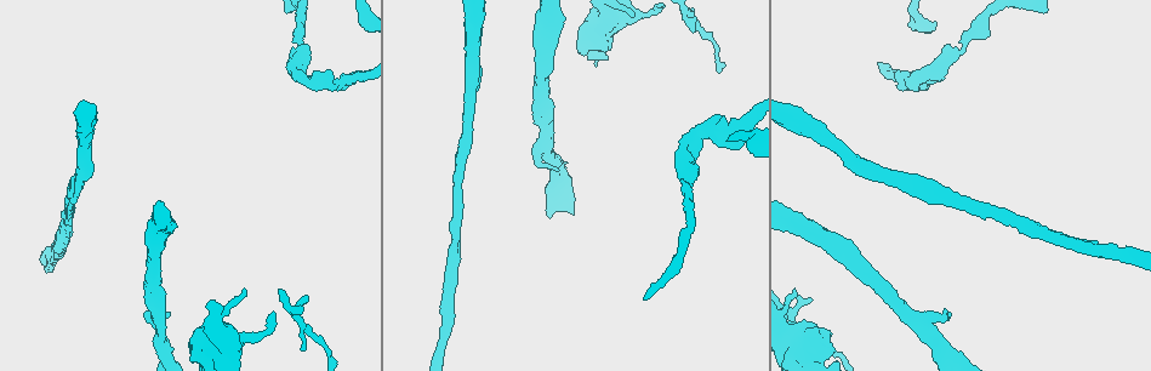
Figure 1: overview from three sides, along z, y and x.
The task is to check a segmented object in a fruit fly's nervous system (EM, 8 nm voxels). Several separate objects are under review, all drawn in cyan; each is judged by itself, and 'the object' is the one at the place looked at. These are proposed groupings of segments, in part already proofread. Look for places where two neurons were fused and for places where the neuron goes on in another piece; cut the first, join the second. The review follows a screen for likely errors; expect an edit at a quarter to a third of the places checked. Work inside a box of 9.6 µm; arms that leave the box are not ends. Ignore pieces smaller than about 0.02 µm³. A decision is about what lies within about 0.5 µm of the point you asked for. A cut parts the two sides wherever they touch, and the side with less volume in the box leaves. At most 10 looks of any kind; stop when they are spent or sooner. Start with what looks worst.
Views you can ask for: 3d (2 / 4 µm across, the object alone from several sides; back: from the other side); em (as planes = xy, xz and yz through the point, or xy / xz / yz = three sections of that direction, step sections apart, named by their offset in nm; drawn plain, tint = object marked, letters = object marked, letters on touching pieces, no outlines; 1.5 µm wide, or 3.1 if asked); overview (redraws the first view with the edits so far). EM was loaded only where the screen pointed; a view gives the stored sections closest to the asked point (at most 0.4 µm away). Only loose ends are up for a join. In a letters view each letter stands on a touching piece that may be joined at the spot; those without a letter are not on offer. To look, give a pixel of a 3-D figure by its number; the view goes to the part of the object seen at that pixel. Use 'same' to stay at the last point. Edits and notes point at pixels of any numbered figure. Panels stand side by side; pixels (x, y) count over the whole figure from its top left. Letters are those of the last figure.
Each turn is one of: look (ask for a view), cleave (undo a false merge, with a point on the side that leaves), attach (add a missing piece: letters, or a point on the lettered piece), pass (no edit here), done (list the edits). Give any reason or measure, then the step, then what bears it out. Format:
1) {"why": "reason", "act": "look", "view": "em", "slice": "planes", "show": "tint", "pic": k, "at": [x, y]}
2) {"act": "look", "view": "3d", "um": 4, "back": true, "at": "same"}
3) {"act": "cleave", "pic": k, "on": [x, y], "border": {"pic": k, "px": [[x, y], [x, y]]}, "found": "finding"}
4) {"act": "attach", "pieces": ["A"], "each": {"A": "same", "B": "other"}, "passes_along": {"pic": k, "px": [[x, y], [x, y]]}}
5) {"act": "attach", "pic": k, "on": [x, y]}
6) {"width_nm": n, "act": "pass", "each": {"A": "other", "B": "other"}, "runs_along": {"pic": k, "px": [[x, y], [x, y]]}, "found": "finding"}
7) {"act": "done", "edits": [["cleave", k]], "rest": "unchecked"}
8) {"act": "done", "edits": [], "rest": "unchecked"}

{"why": "thick end", "act": "look", "view": "em", "um": 3.1, "slice": "yz", "step": 16, "show": "tint", "pic": 1, "at": [832, 349]}

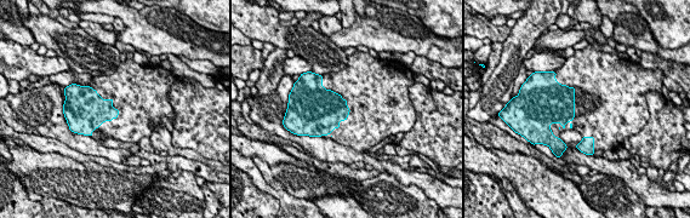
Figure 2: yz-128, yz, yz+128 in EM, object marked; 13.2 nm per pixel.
{"why": "what lies round it", "act": "look", "view": "em", "um": 3.1, "slice": "yz", "step": 16, "show": "letters", "at": "same"}

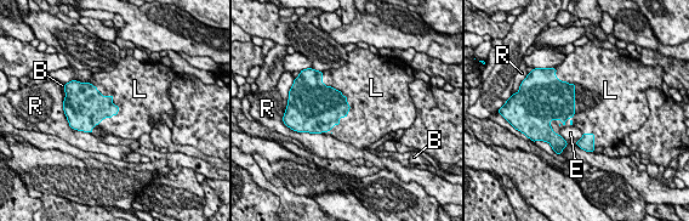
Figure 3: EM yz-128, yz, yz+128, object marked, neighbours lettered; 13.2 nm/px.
{"longest_contact_nm": ["L", 700], "act": "attach", "pieces": ["L"], "each": {"B": "other", "E": "other", "L": "same", "R": "other"}, "found": "the neuron continues"}

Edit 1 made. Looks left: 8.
{"why": "tapers out", "act": "look", "view": "em", "slice": "planes", "show": "letters", "pic": 1, "at": [305, 301]}

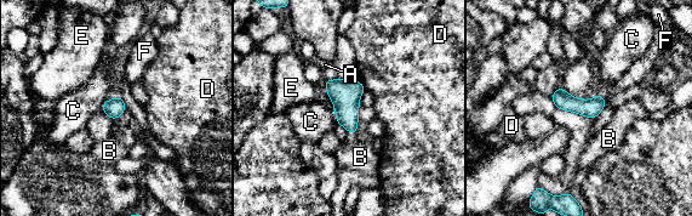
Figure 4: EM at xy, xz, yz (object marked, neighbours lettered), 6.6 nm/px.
{"act": "pass", "each": {"A": "other", "B": "other", "C": "other", "D": "other", "E": "other", "F": "other"}, "runs_along": {"pic": 4, "px": [[555, 97], [573, 104], [601, 104]]}, "found": "none of them fits"}

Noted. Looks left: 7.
{"why": "redraw", "act": "look", "view": "overview"}

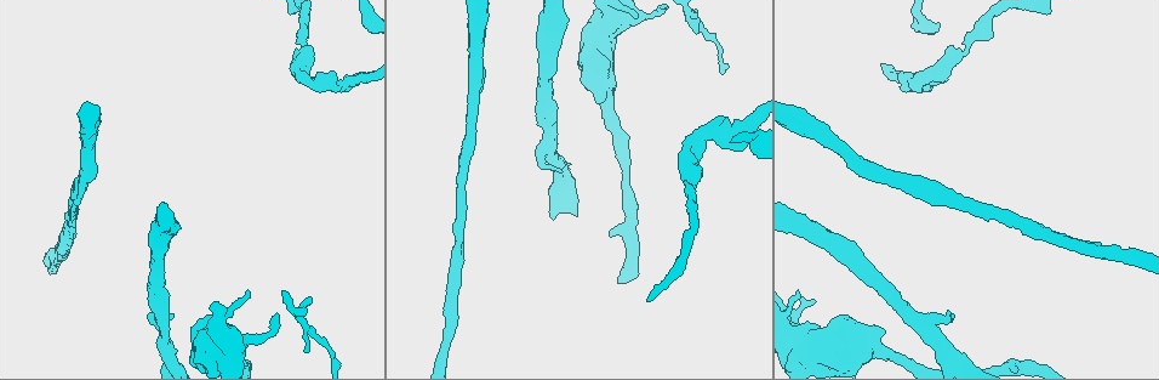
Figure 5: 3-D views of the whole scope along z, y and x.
{"act": "look", "view": "em", "slice": "planes", "show": "letters", "pic": 5, "at": [691, 175]}

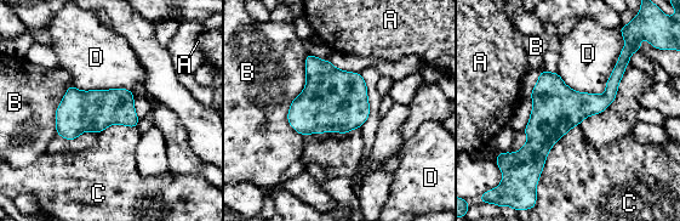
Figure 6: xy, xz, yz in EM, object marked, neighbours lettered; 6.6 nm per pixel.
{"width_nm": 280, "longest_contact_nm": ["B", 550], "act": "pass", "each": {"A": "other", "B": "other", "C": "other", "D": "other"}, "found": "one neuron here"}

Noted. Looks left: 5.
{"why": "sudden change in width", "act": "look", "view": "3d", "um": 2, "back": true, "pic": 5, "at": [160, 325]}

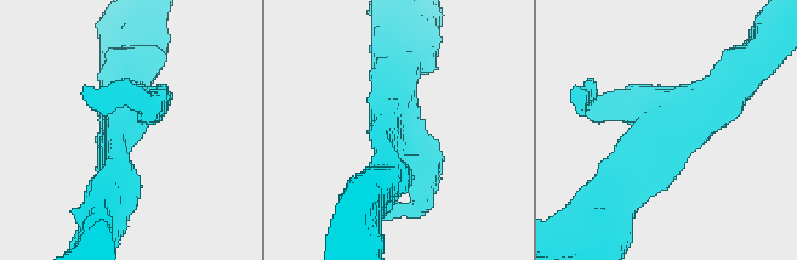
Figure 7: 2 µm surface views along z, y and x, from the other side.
{"why": "need the tissue", "act": "look", "view": "em", "slice": "yz", "step": 8, "show": "tint", "pic": 7, "at": [674, 124]}

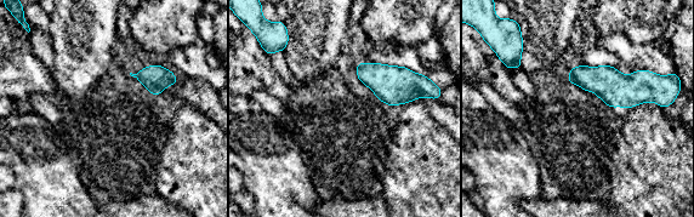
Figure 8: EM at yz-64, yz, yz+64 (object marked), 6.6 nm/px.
{"act": "look", "view": "em", "slice": "planes", "show": "letters", "at": "same"}

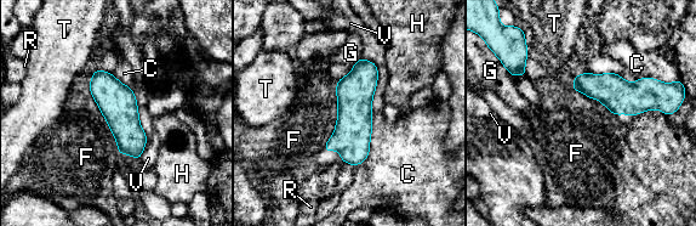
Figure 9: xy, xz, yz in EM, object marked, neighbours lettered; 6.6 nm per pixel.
{"act": "pass", "each": {"C": "other", "F": "other", "G": "other", "H": "other", "R": "other", "T": "other", "V": "other"}, "found": "all the same neuron"}

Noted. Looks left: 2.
{"act": "done", "edits": [["attach", 3]], "rest": "unchecked"}

